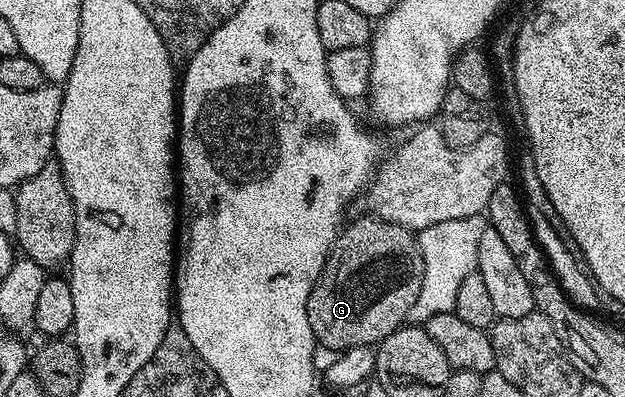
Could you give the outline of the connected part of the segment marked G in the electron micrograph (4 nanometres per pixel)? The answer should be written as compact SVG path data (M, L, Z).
M367 218L349 222L337 234L326 265L310 293L308 316L312 332L316 334L317 344L321 348L329 347L332 353L379 345L390 333L405 326L414 301L418 301L418 289L422 289L422 253L417 236L397 223Z

